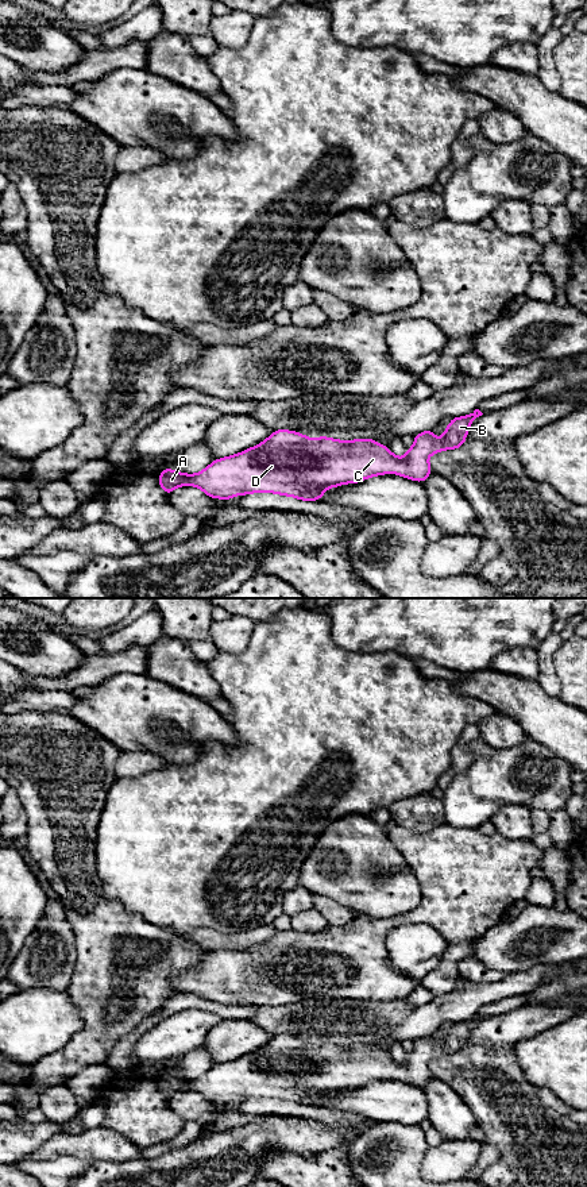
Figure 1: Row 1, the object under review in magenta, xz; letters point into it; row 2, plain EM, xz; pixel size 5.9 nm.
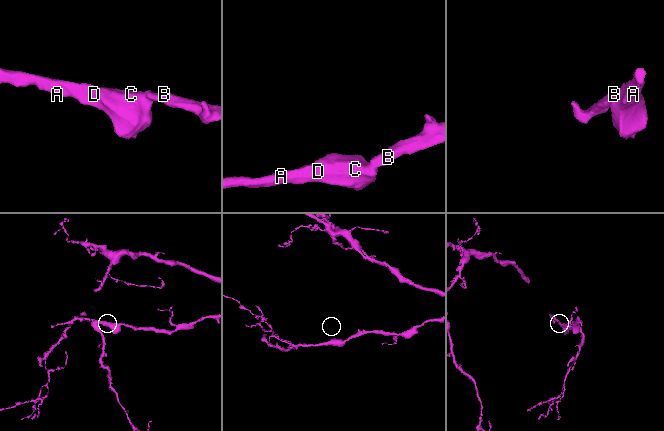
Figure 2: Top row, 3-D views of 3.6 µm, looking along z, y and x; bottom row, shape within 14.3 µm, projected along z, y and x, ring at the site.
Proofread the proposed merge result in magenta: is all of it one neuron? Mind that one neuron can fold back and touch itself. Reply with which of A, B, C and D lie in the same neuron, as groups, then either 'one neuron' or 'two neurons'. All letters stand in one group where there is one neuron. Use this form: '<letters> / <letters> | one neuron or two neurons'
A B C D | one neuron

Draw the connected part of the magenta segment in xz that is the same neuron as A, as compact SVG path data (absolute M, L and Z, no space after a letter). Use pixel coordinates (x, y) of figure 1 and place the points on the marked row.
M475 409L471 415L452 417L440 439L433 436L435 428L413 436L414 446L406 450L403 458L395 456L387 447L372 439L350 442L325 436L312 439L297 431L277 429L260 444L232 456L215 459L197 474L184 474L166 467L159 473L159 486L169 496L178 486L197 486L208 497L223 501L250 493L275 493L302 501L316 501L324 497L325 489L358 483L382 474L399 474L403 478L424 482L433 471L428 456L444 450L460 448L472 420L482 415L479 409Z

